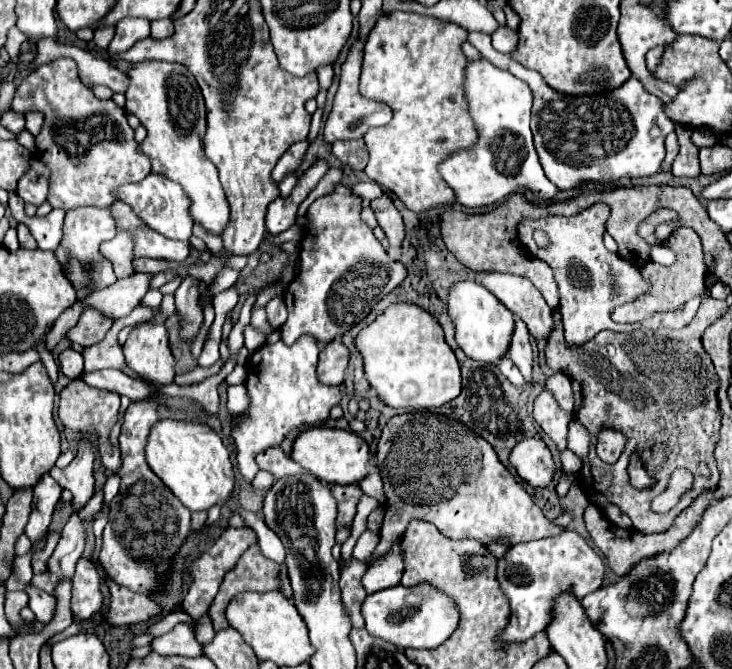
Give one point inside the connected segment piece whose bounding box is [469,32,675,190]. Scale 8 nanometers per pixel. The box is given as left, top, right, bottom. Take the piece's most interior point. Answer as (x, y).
(629, 124)

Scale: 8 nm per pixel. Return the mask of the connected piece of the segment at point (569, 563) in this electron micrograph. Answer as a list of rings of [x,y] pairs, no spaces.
[[[565,530],[553,538],[521,542],[507,550],[499,560],[497,578],[501,590],[511,600],[511,622],[499,636],[502,642],[523,642],[549,626],[555,598],[571,592],[573,596],[587,596],[603,586],[605,564],[601,556],[577,532]]]

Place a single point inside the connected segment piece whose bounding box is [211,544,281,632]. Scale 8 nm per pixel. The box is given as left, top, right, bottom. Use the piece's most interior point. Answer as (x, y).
(253, 571)

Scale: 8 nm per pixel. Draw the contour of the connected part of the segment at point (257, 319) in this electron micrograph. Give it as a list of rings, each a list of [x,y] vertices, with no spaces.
[[[251,308],[251,326],[259,328],[259,330],[263,330],[263,332],[267,332],[267,334],[271,334],[273,328],[271,328],[269,322],[267,322],[265,308]]]

